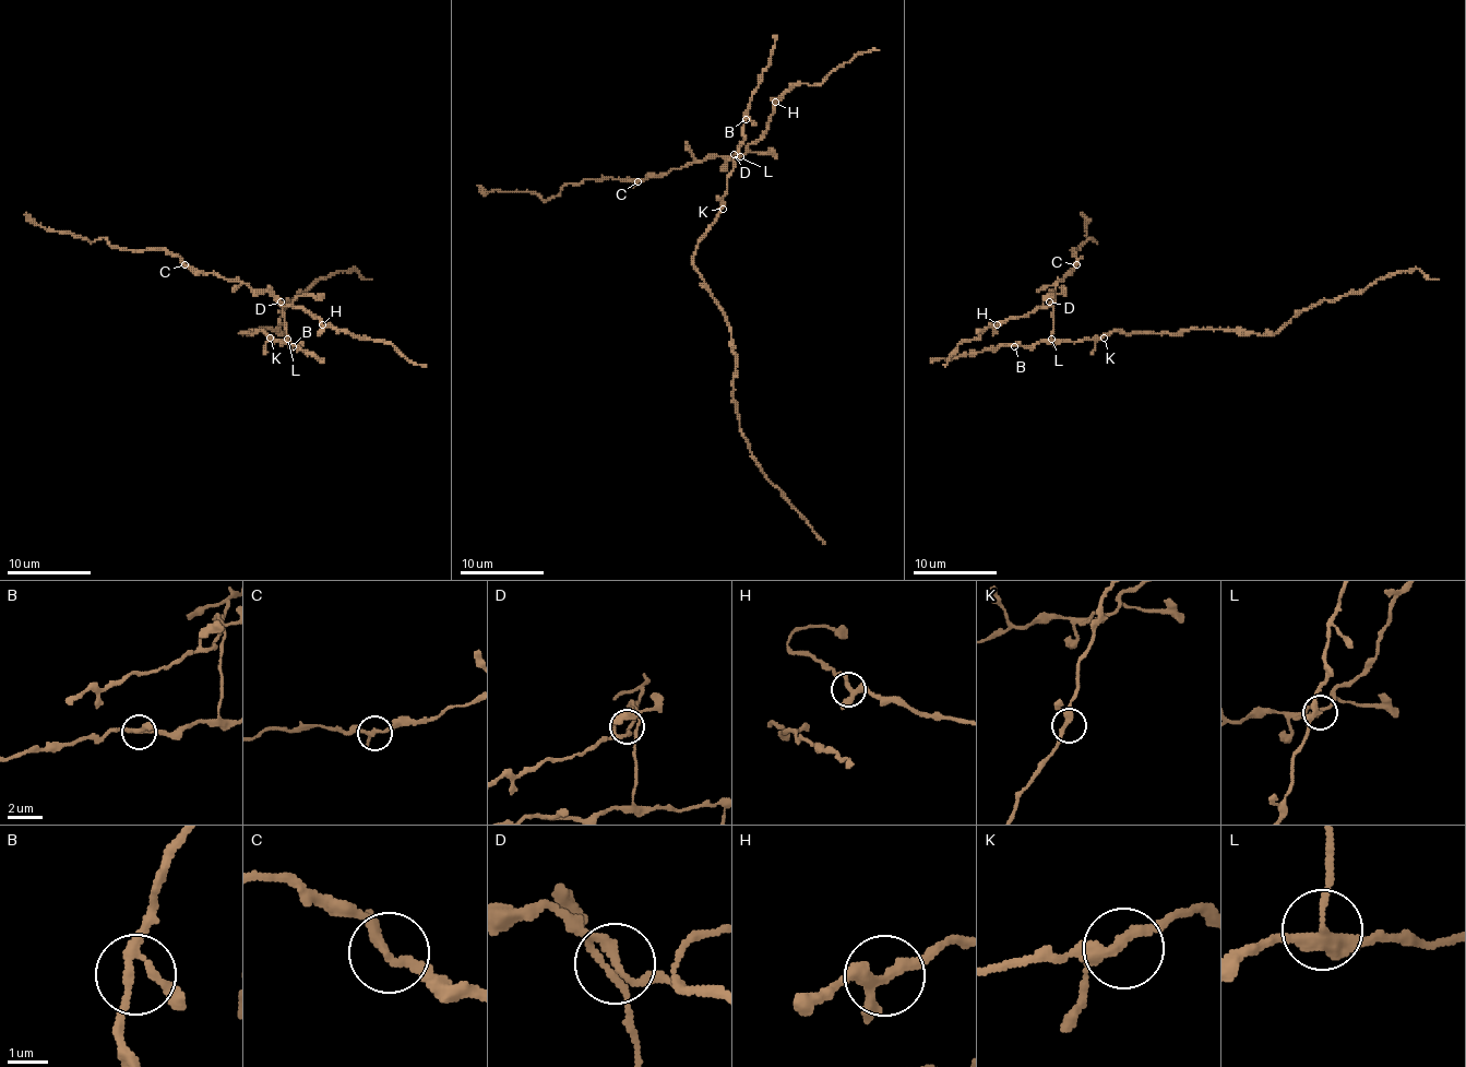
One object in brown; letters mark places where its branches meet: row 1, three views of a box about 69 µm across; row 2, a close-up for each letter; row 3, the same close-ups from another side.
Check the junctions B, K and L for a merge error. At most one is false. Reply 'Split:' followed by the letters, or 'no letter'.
Split: L

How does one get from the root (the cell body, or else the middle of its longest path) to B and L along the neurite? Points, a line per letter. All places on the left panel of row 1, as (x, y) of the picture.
B: (265, 335), (274, 342), (293, 346)
L: (265, 335), (274, 342), (286, 340)

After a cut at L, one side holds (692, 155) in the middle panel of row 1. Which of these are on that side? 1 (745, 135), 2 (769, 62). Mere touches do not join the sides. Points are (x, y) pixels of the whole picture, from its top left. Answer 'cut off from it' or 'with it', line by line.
1: cut off from it
2: cut off from it

